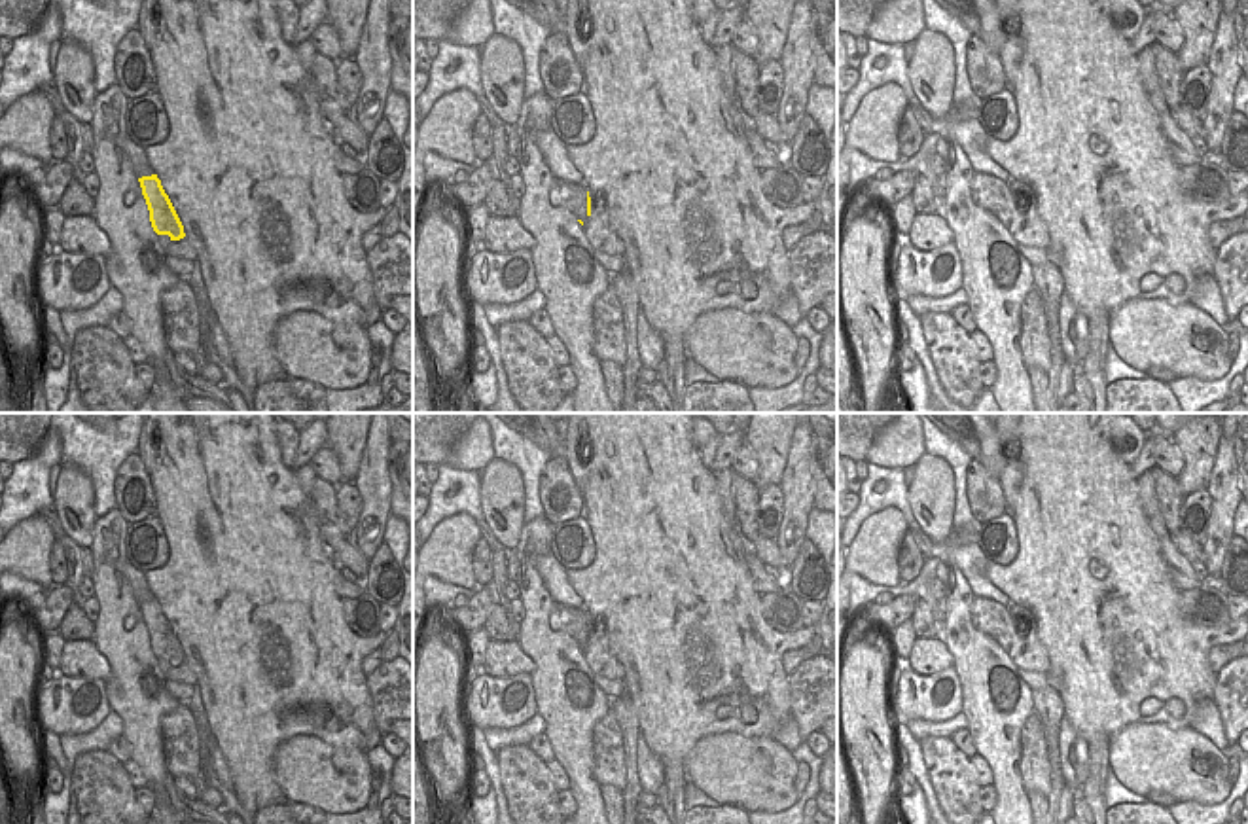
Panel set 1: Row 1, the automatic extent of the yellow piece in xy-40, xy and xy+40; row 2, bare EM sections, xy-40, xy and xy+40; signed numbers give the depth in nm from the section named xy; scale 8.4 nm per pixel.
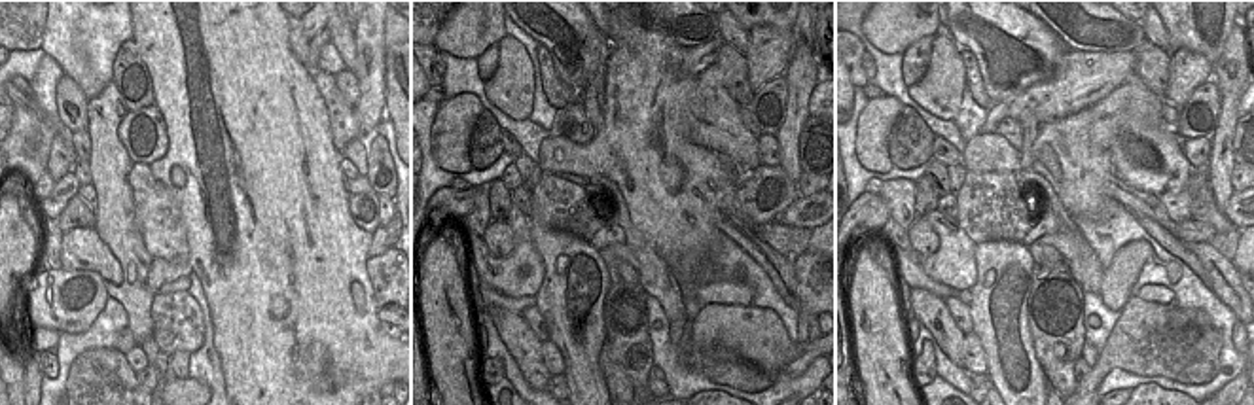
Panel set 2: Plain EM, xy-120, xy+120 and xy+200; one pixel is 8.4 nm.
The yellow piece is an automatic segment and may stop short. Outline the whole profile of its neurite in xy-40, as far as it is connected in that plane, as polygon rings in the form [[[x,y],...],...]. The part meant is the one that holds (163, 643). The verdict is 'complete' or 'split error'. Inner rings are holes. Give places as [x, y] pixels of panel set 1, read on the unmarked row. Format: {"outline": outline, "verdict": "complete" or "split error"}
{"outline": [[[157,599],[138,602],[142,619],[150,635],[150,646],[157,659],[169,659],[170,665],[180,665],[186,661],[184,650],[165,618]]], "verdict": "complete"}

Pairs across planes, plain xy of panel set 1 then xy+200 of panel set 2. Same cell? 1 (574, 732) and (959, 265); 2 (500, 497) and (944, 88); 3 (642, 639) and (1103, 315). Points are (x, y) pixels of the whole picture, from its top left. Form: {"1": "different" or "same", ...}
{"1": "different", "2": "same", "3": "different"}

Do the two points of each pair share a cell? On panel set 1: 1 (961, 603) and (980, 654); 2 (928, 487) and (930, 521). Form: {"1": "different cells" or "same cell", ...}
{"1": "same cell", "2": "same cell"}

